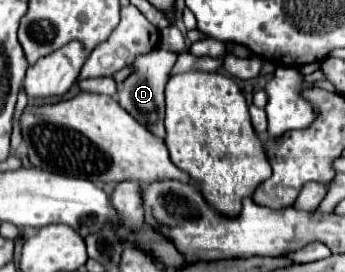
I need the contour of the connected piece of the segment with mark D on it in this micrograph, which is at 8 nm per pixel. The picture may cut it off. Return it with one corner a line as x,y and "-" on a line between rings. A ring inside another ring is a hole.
152,49
148,53
142,53
140,57
136,57
136,61
130,65
134,71
120,83
118,89
118,103
146,129
150,129
154,135
164,137
164,85
170,79
170,71
176,63
176,53
166,51
166,49

